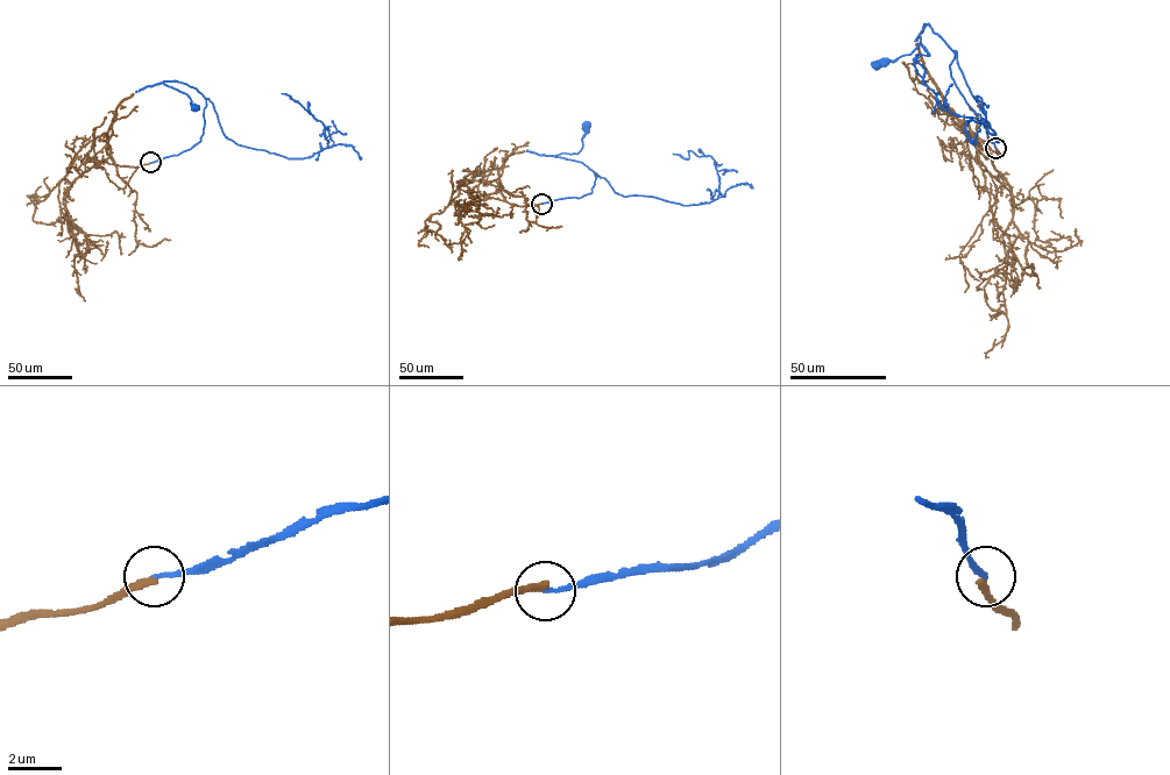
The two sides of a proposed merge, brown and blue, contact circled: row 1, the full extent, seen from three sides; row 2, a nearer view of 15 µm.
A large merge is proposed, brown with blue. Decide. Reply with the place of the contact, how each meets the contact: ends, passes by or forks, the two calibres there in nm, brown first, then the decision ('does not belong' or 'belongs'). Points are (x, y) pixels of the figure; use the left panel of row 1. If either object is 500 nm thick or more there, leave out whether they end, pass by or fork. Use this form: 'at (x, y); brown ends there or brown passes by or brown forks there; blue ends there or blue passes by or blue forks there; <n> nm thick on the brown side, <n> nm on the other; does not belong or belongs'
at (150, 162); brown ends there; blue ends there; 280 nm thick on the brown side, 170 nm on the other; belongs

